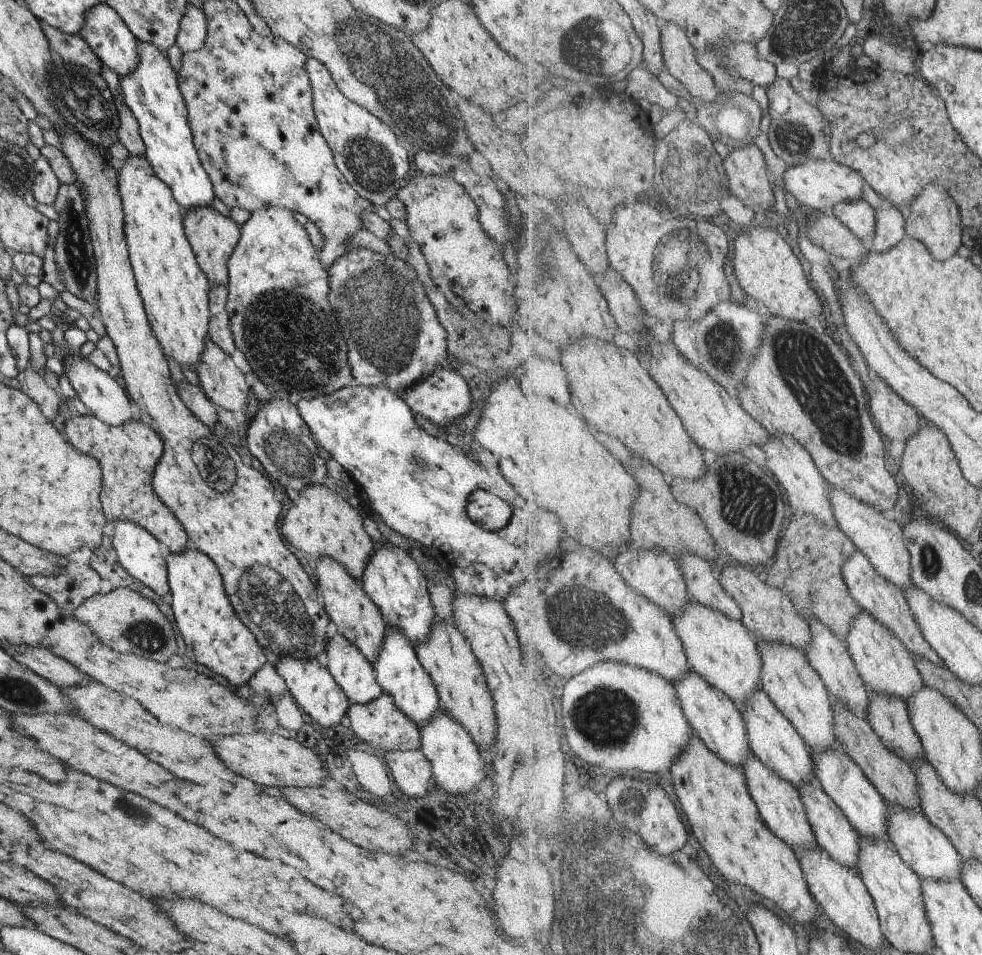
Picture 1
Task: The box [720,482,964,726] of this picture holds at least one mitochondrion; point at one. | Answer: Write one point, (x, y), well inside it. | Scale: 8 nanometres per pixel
(931, 562)

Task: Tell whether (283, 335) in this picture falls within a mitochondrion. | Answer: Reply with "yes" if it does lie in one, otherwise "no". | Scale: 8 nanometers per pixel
yes

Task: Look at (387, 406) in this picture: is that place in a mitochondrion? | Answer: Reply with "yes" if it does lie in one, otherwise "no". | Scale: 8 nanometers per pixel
no

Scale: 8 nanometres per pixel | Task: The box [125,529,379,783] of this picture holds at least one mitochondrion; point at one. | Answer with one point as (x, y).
(268, 597)

